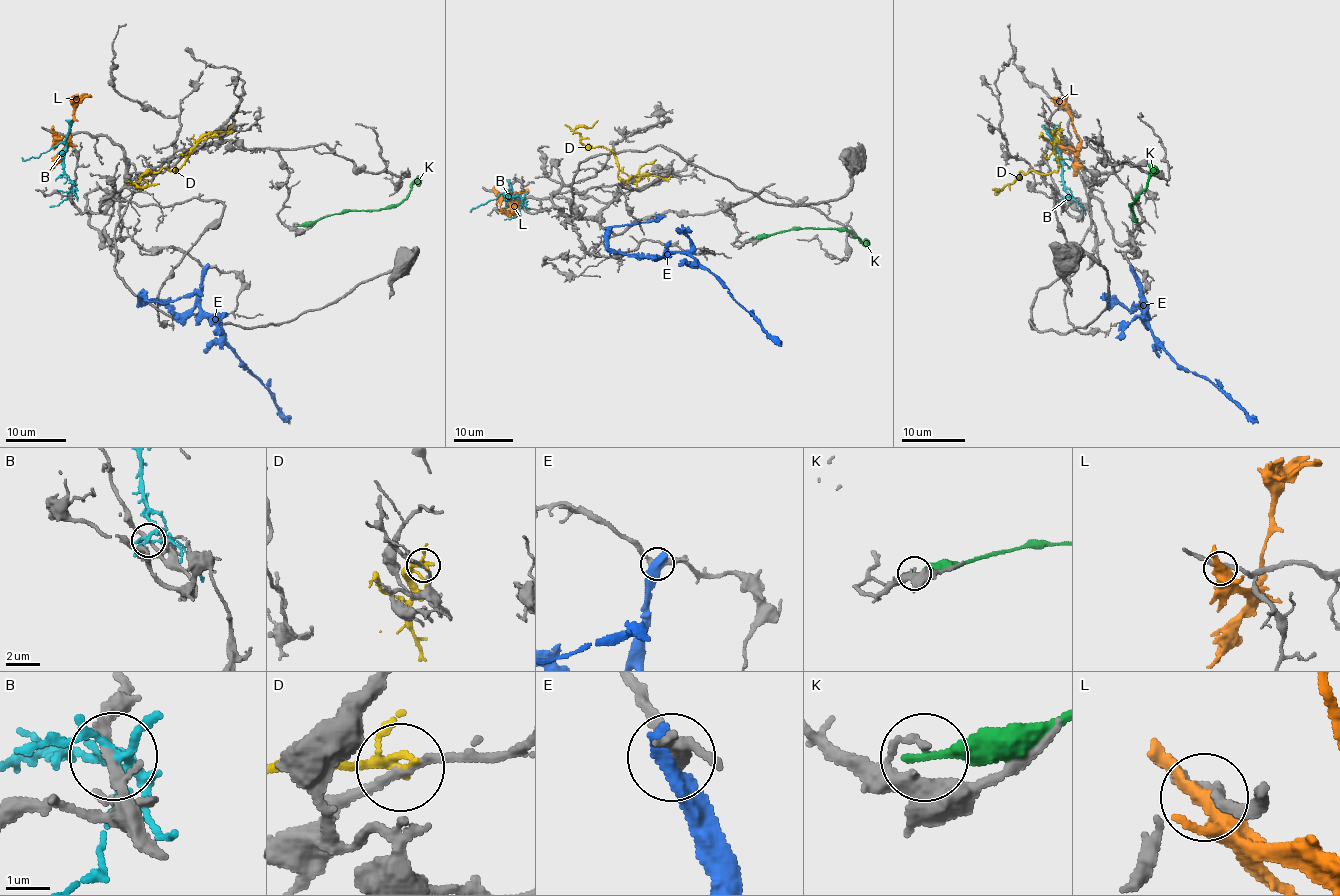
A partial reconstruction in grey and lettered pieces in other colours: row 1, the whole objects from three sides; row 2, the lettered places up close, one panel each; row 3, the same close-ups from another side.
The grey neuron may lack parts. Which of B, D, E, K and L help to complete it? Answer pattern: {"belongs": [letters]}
{"belongs": []}

